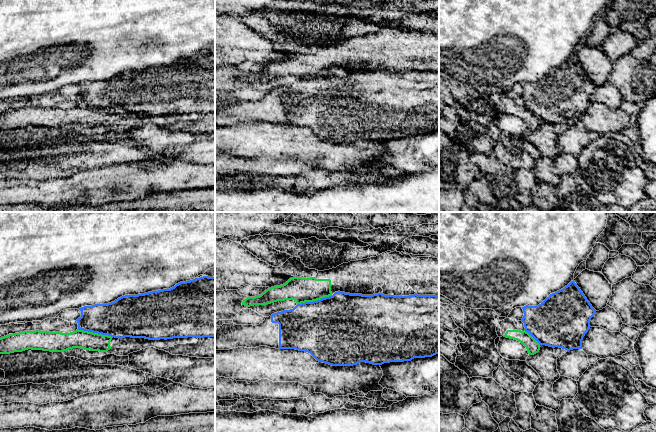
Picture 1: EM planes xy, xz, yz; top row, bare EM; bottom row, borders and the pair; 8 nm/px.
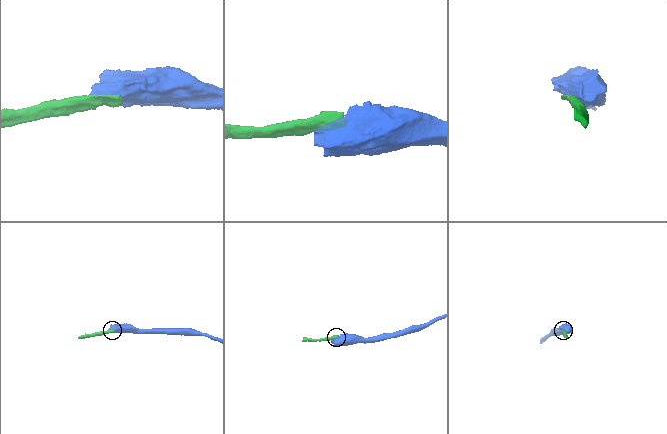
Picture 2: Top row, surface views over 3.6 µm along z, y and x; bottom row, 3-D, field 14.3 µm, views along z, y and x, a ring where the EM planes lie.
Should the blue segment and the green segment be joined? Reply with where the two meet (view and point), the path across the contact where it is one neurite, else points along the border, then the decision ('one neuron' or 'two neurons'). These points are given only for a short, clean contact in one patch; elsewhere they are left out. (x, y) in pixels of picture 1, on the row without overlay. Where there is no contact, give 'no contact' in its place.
contact xz (314, 77); border xz (332, 71), (297, 80); two neurons

